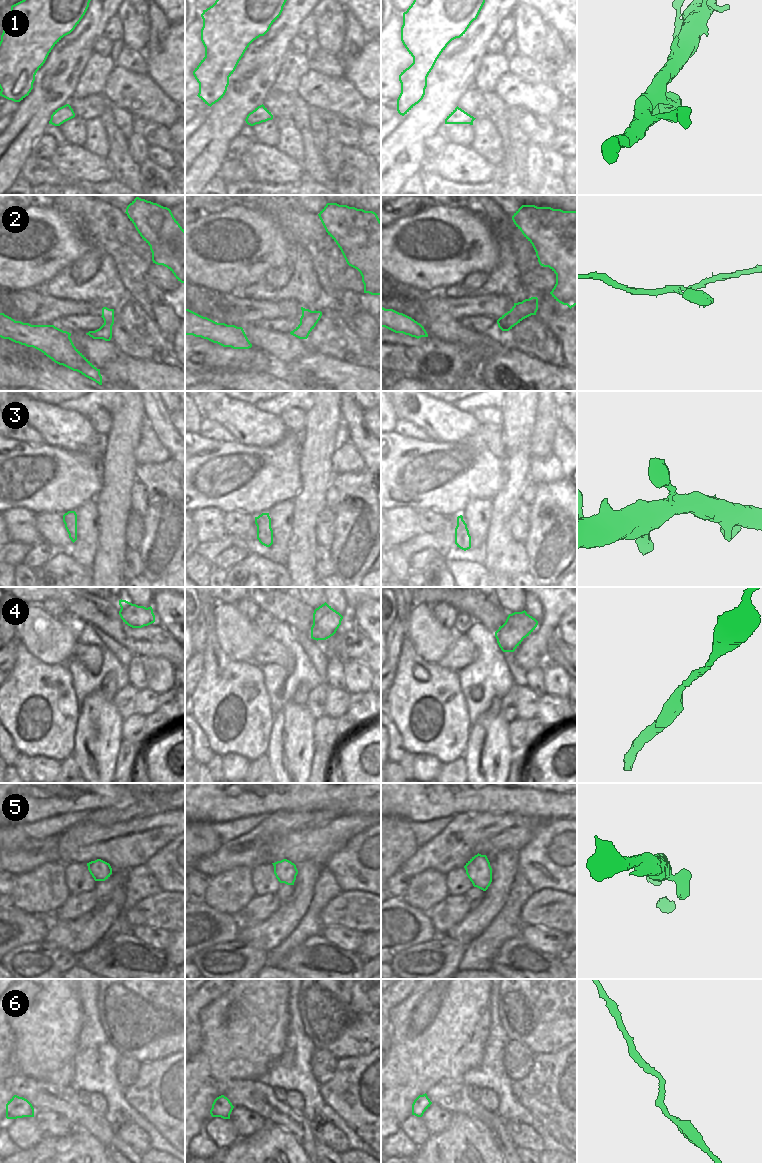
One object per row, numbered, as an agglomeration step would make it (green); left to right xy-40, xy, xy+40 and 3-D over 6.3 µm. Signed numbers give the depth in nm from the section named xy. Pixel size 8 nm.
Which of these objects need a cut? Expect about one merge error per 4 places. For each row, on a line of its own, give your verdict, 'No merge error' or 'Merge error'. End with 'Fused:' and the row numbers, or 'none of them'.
1: No merge error
2: No merge error
3: No merge error
4: No merge error
5: No merge error
6: No merge error
Fused: none of them

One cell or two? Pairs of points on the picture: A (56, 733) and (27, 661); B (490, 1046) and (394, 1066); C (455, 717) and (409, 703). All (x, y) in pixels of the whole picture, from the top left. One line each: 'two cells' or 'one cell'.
A: one cell
B: two cells
C: one cell

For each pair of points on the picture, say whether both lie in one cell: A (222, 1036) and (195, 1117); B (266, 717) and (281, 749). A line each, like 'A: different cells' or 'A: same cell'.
A: same cell
B: different cells

